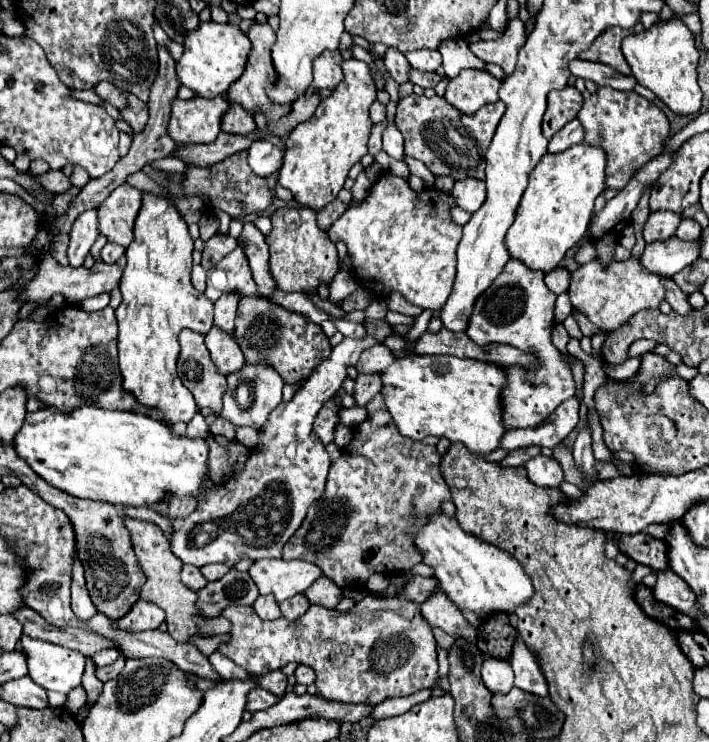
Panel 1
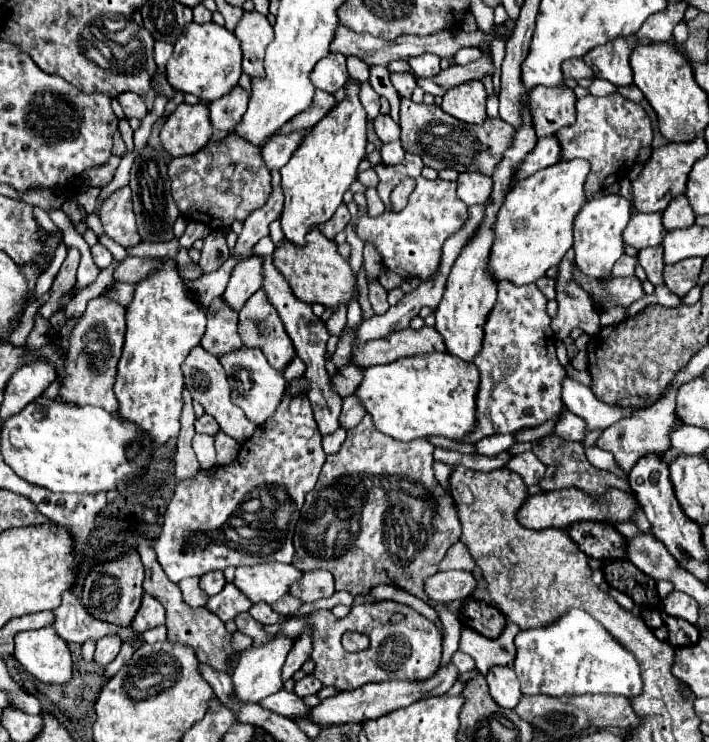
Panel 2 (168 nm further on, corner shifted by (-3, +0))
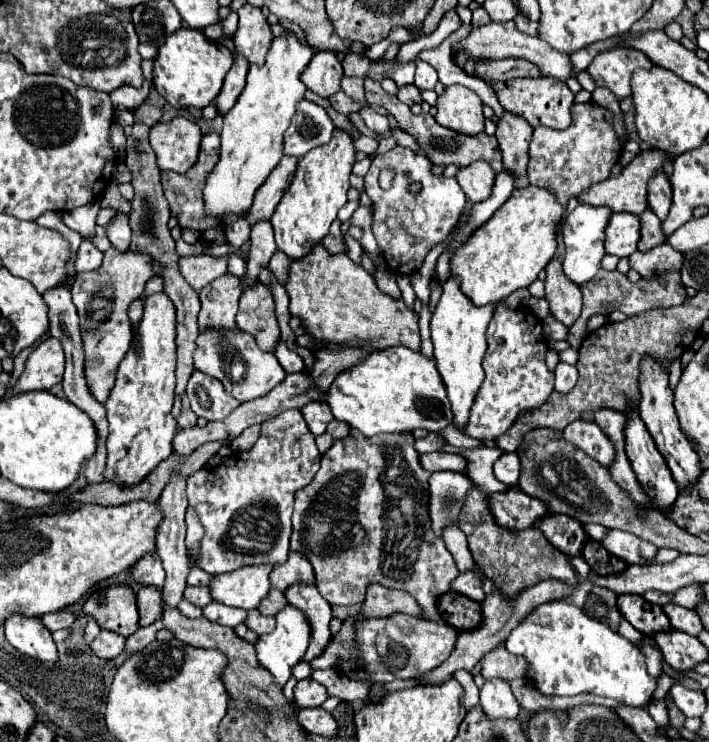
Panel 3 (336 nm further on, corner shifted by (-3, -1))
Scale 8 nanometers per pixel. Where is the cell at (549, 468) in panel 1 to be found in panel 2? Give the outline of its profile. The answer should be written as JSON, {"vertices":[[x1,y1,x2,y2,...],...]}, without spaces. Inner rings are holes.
{"vertices":[[524,452,524,454,518,454,510,460,510,464,506,464,510,470,518,472,522,476,522,480,526,480,528,486,532,484,538,484,542,478,544,478,544,472,546,472,546,466,538,460,538,456,534,452]]}

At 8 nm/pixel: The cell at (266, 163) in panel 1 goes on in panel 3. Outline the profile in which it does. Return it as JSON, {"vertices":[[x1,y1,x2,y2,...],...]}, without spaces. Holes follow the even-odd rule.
{"vertices":[[306,99,300,101,284,133,284,155,302,157,310,149,328,143,334,129,332,119,320,105]]}

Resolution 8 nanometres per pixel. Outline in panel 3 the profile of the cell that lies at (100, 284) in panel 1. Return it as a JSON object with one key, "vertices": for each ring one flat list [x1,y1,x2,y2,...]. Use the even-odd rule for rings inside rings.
{"vertices":[[194,255,180,259,180,273,182,277,200,291,216,277,228,271,228,257,212,257,212,255]]}

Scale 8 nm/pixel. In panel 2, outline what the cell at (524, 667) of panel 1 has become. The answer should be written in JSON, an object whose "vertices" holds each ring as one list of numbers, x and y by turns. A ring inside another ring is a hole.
{"vertices":[[570,610,546,628,522,630,516,640,514,672,520,680,522,694,620,694,636,696,642,690,640,668,632,652,620,646,600,622,584,610]]}

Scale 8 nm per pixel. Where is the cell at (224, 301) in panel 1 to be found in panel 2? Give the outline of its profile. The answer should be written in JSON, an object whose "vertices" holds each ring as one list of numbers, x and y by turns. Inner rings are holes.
{"vertices":[[252,256,250,260,236,264,236,268,232,270,230,282,222,294,222,300,228,308,240,312,246,300,256,290,260,290,260,286,262,286,262,258]]}

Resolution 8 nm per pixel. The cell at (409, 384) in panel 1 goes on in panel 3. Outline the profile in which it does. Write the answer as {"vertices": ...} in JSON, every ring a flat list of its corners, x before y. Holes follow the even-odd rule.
{"vertices":[[390,347,386,351,372,351,358,365,338,373,330,385,326,403,334,419,348,423,366,437,376,433,404,433,418,427,438,431,450,425,450,403,444,389,434,359,406,347]]}

